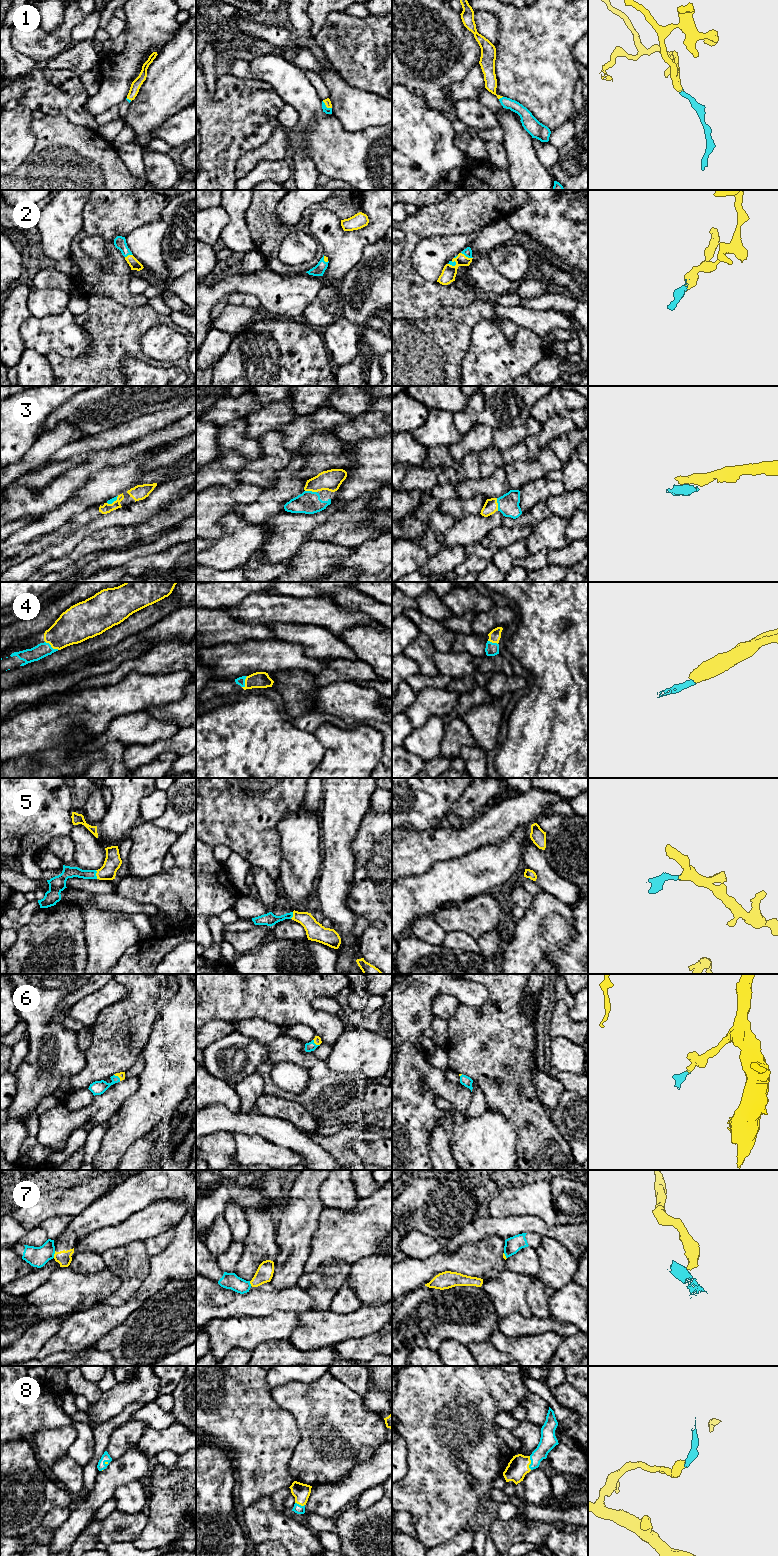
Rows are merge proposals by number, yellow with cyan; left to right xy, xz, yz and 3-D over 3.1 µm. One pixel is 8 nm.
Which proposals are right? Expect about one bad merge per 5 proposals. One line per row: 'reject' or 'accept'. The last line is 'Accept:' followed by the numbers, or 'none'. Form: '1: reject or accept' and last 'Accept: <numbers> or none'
1: accept
2: accept
3: accept
4: accept
5: accept
6: accept
7: reject
8: accept
Accept: 1, 2, 3, 4, 5, 6, 8

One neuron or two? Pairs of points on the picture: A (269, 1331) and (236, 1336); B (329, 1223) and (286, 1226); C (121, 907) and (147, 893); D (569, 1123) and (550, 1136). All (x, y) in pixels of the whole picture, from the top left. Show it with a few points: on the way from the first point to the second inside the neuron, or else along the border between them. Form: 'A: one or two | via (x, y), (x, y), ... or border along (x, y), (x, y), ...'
A: one | via (261, 1331), (244, 1332)
B: two | border along (324, 1207), (309, 1246)
C: two | border along (116, 892), (139, 903), (152, 903), (156, 907)
D: two | border along (549, 1113), (549, 1117), (556, 1129), (566, 1141)

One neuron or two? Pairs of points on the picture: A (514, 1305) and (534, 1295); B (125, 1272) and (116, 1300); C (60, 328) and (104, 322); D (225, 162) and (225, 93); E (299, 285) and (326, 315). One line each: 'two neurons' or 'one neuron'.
A: two neurons
B: one neuron
C: two neurons
D: one neuron
E: two neurons

